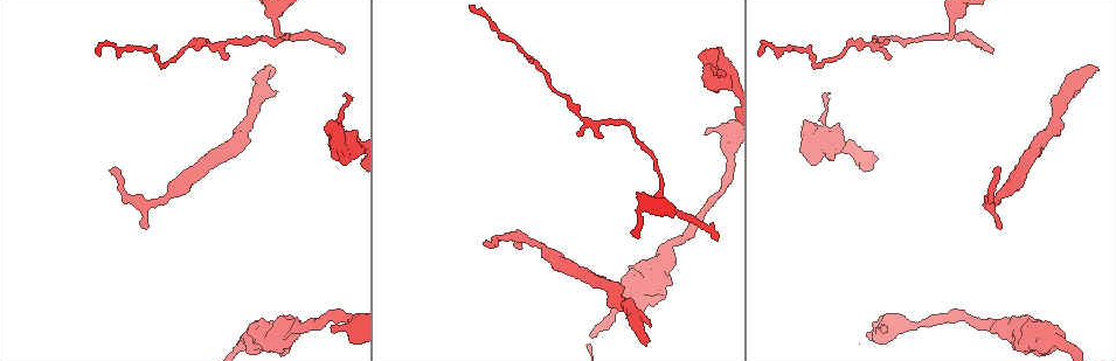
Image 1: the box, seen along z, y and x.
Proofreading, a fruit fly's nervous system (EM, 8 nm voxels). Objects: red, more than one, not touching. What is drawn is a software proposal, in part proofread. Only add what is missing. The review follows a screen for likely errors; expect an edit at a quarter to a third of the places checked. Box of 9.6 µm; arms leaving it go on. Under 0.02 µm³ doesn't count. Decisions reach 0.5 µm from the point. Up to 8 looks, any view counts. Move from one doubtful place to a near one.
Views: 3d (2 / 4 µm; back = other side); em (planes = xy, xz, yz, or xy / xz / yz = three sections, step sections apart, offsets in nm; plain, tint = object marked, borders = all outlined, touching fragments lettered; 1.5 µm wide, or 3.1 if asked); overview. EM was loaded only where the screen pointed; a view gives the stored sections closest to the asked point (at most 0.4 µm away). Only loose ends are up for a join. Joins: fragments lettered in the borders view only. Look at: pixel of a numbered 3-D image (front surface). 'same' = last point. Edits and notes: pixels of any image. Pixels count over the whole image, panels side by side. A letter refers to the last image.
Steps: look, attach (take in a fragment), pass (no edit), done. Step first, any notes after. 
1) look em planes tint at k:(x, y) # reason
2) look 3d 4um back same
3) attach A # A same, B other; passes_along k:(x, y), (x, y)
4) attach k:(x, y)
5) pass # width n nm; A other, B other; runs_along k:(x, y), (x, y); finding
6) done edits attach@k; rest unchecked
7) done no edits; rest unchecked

look 3d 2um back at 1:(274, 68) # an open end

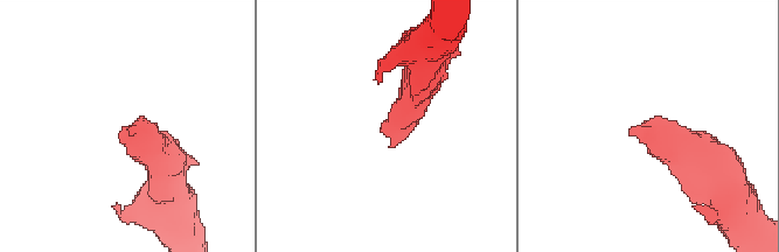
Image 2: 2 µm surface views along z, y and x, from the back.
look em planes borders at 2:(127, 132) # need the tissue

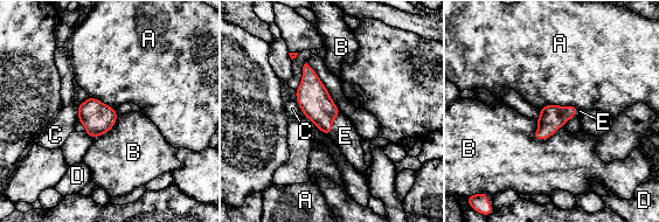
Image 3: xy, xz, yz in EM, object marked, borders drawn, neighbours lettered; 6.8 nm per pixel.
attach E # A other, B other, C other, D other, E same; passes_along 3:(312, 97), (331, 124), (345, 136); it goes on there

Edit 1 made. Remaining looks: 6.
look overview

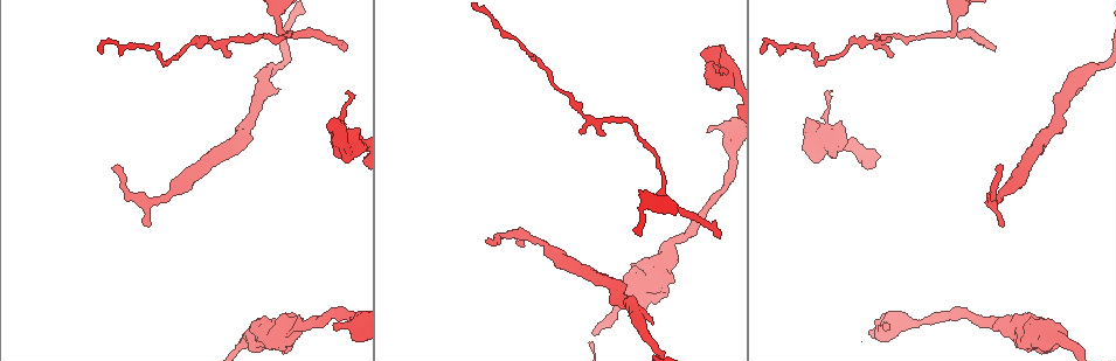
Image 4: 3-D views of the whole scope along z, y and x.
look em xy step 4 plain at 4:(346, 50) # an open end

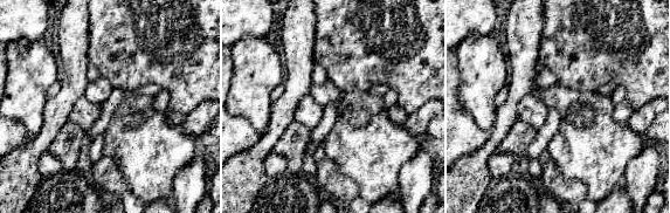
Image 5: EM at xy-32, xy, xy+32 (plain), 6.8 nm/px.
look em xy step 4 borders same

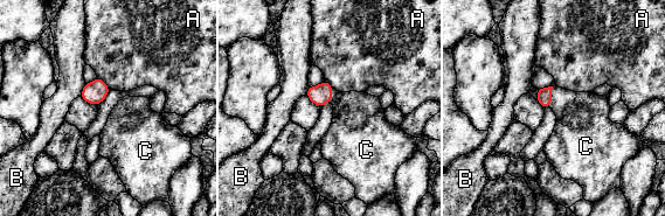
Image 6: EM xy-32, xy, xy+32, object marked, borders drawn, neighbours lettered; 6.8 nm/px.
attach C # A other, B other, C same; the neuron continues

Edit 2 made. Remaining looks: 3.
look overview

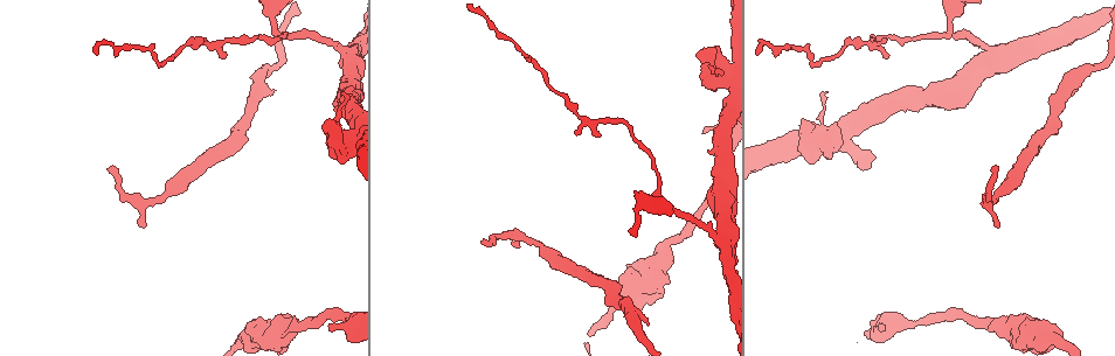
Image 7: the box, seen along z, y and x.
look 3d 4um back at 7:(222, 56) # tapers out

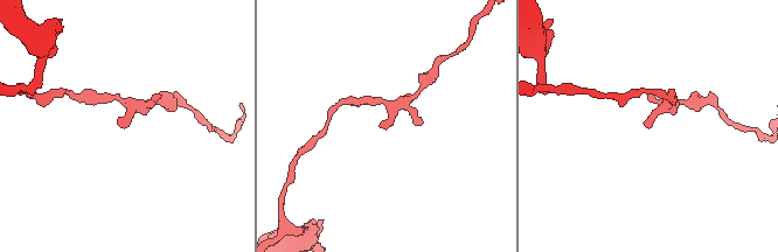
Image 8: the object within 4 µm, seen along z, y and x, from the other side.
look em planes borders at 8:(388, 121)

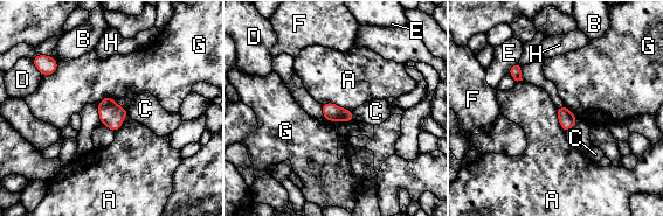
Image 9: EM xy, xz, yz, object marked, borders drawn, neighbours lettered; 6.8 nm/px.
pass # A other, B other, C other, D other, E other, F other, G other, H other; border 9:(322, 103), (336, 103), (351, 111); none of them fits

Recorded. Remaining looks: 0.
done edits attach@3, attach@6; rest unchecked

